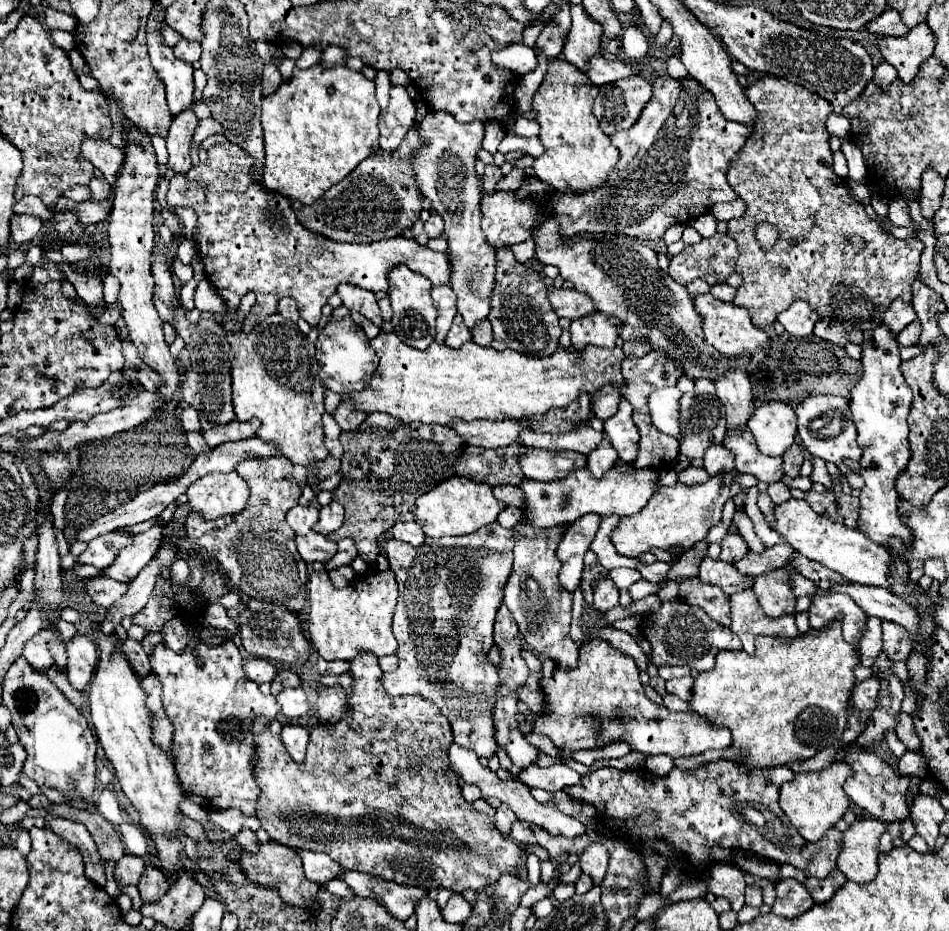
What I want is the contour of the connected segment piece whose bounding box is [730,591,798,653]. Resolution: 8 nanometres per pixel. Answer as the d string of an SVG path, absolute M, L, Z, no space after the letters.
M740 591L732 595L730 609L732 609L730 629L740 637L746 653L754 653L754 637L758 635L782 635L782 637L798 635L794 615L784 615L780 619L768 619L754 591Z

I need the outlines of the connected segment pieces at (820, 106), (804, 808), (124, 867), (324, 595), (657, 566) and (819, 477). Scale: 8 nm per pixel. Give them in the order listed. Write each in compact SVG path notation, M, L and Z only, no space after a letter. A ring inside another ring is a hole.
M762 77L746 89L750 103L758 111L756 131L748 143L740 149L740 155L728 169L728 183L734 193L746 203L746 213L740 219L728 221L728 235L738 243L740 257L736 261L736 273L742 275L744 285L738 287L734 305L748 309L756 327L764 329L772 325L792 301L806 301L820 317L836 319L844 323L846 331L868 331L882 325L884 311L894 299L912 301L910 285L918 277L920 255L924 243L918 237L896 239L884 233L874 219L868 217L864 205L856 203L848 191L848 181L840 179L832 171L832 151L828 145L826 119L832 113L832 105L820 95L790 83L782 77ZM760 223L772 223L780 237L772 249L762 249L756 239L756 227ZM854 235L864 239L864 247L850 243Z
M838 761L838 763L832 763L830 767L826 767L824 771L796 773L796 777L792 781L788 781L780 787L780 807L806 841L820 841L822 835L830 827L834 827L834 823L838 819L842 819L842 815L846 813L846 809L850 805L842 785L850 775L852 775L852 769L844 761Z
M124 855L118 863L116 863L116 871L114 877L120 885L138 885L142 873L144 873L144 861L136 855Z
M364 571L344 589L330 589L326 573L312 573L308 583L308 631L320 657L326 661L350 661L360 653L394 655L398 643L392 635L396 579L388 571Z
M656 561L656 563L652 563L652 565L642 563L640 573L642 573L642 577L644 577L646 581L650 581L650 583L662 583L662 581L666 579L666 575L668 575L670 569L672 569L672 563L660 563L660 561Z
M812 457L812 475L810 475L810 481L812 483L822 483L822 485L826 485L826 487L830 487L832 485L832 481L830 481L830 475L828 475L828 471L826 471L826 463L822 461L822 459L818 459L818 457Z

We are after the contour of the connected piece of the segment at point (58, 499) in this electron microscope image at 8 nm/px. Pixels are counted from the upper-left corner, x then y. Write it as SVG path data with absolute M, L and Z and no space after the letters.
M61 490L54 495L51 512L54 517L55 526L63 531L65 525L64 507L68 498L68 491Z

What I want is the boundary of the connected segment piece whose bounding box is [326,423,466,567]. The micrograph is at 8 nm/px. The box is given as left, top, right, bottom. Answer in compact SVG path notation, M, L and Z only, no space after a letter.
M408 423L402 425L400 429L392 431L390 435L384 433L368 433L368 431L354 431L354 433L342 433L340 435L340 443L344 447L344 457L342 457L342 481L338 485L338 489L332 493L332 497L344 507L344 525L340 529L336 529L336 533L326 535L330 541L334 541L334 537L352 537L356 539L356 547L358 553L364 561L368 561L370 567L374 567L374 559L380 553L378 549L378 535L386 533L388 529L394 527L394 523L398 521L412 521L414 519L414 501L424 495L430 487L440 485L444 479L450 479L456 475L454 465L456 459L462 455L466 443L460 435L456 435L454 429L432 423L432 425L424 425L424 423Z

